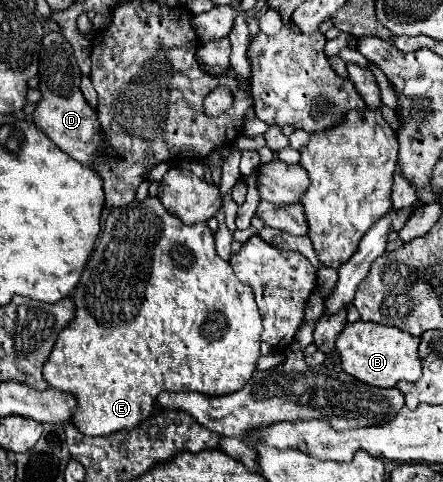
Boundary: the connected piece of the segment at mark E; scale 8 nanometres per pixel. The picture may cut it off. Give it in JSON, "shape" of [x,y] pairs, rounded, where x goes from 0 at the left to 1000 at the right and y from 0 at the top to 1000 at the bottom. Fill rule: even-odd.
{"shape":[[[332,409],[327,417],[291,421],[273,434],[255,434],[237,459],[237,479],[219,496],[219,517],[210,517],[183,579],[165,608],[169,624],[169,662],[156,666],[147,683],[138,683],[129,712],[111,737],[111,745],[97,757],[97,782],[102,790],[133,807],[156,811],[174,824],[178,840],[165,861],[165,878],[183,890],[192,902],[246,902],[264,890],[300,890],[309,886],[327,865],[345,861],[350,849],[350,824],[363,811],[449,811],[463,820],[512,820],[526,811],[540,811],[558,786],[567,786],[576,770],[576,749],[585,745],[585,712],[589,712],[589,654],[580,645],[571,600],[553,587],[544,587],[512,541],[503,541],[485,521],[481,479],[472,471],[422,471],[400,450],[377,442],[354,409]]]}

